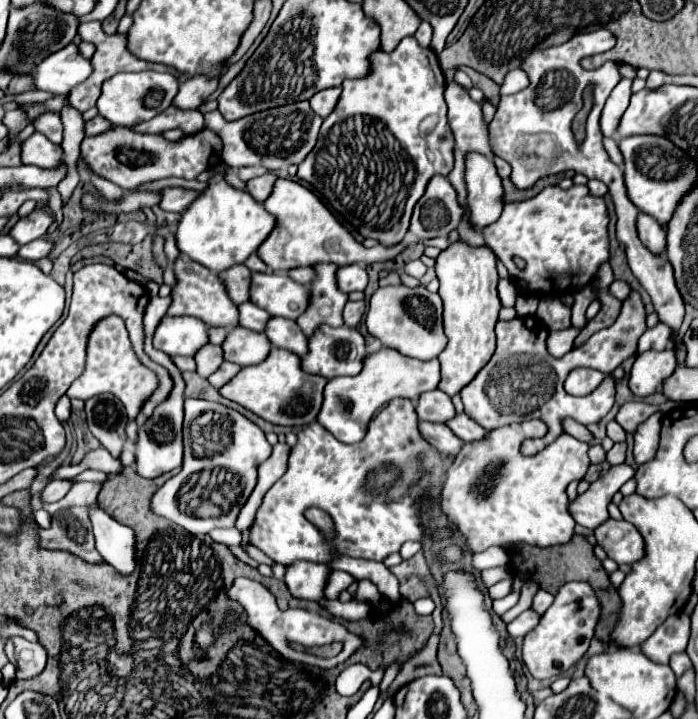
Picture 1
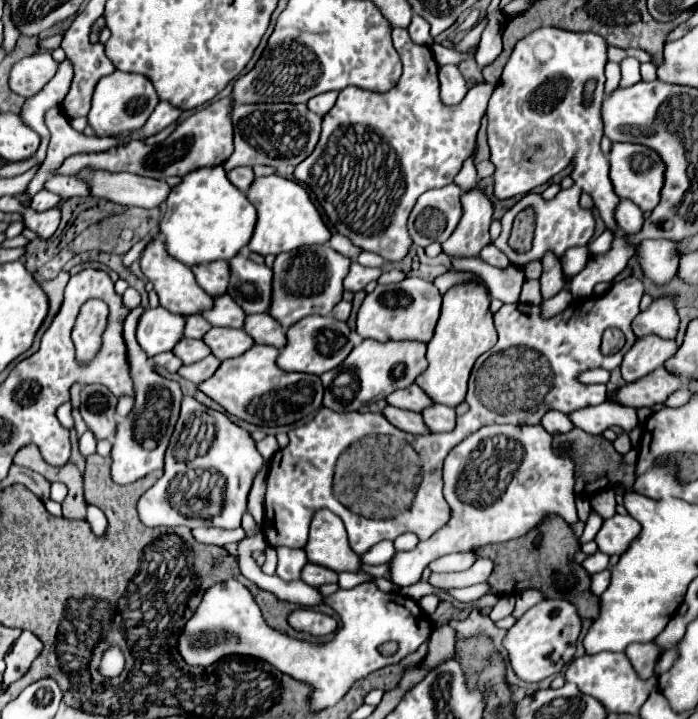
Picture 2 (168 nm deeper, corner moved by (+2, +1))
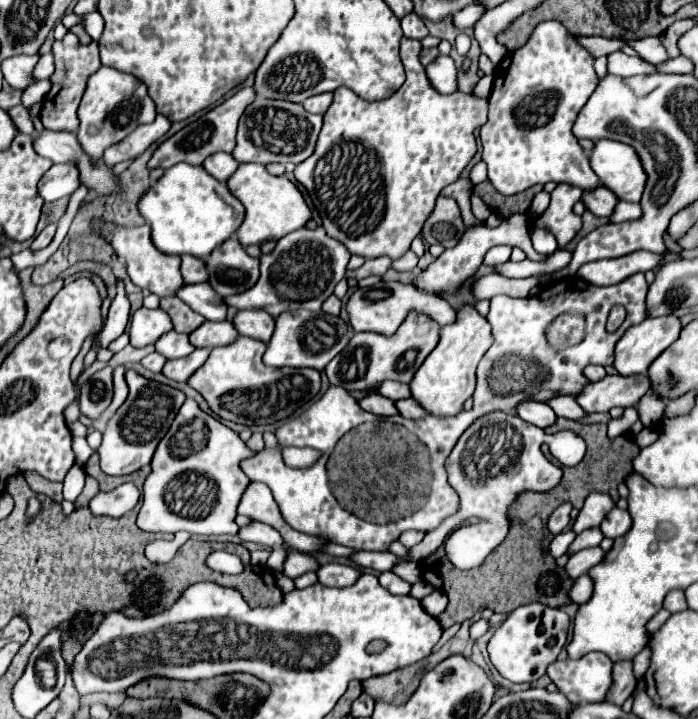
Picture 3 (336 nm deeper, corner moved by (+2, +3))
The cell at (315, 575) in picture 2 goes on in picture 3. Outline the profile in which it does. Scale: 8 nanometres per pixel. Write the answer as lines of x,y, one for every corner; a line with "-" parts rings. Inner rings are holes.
289,552
289,560
285,560
283,574
289,578
297,578
305,572
317,572
317,570
319,570
319,562
313,556
301,552

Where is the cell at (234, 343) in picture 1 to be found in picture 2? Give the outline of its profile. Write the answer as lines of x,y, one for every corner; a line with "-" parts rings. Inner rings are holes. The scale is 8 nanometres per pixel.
211,328
203,336
203,342
211,348
211,354
219,360
241,356
255,344
245,330
237,328

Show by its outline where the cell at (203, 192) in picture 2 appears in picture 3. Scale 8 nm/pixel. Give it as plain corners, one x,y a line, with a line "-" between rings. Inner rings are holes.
175,164
141,198
141,216
151,226
153,244
165,254
191,254
207,258
217,246
237,232
245,218
245,206
229,192
227,184
213,180
203,166

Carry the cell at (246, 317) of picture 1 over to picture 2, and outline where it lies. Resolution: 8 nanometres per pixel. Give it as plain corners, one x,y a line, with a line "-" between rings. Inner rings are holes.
221,294
213,298
213,306
209,310
203,310
201,316
211,326
229,326
229,328
241,328
245,320
245,312
239,304
233,302
229,294

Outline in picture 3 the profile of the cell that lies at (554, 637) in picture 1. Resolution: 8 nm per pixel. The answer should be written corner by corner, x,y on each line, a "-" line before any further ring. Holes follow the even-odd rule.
525,604
509,614
509,618
495,630
489,642
489,656
499,674
511,682
535,682
545,672
547,666
557,660
565,648
569,632
569,616
545,604

